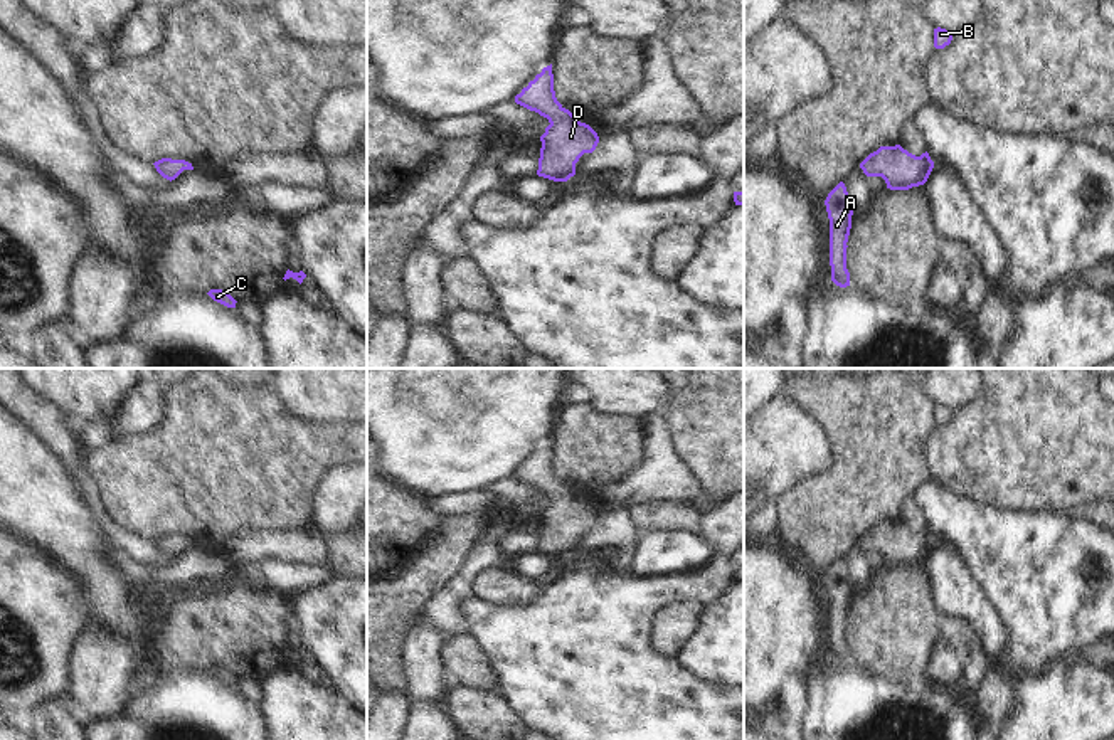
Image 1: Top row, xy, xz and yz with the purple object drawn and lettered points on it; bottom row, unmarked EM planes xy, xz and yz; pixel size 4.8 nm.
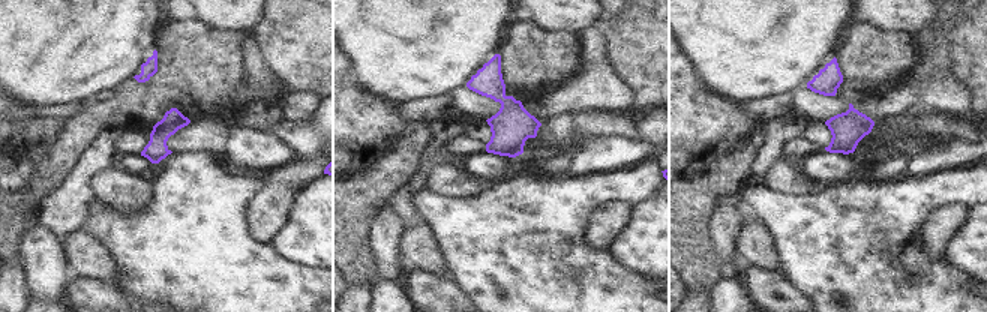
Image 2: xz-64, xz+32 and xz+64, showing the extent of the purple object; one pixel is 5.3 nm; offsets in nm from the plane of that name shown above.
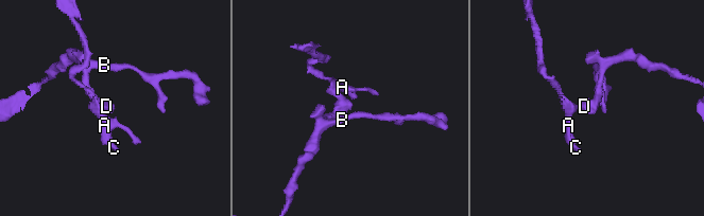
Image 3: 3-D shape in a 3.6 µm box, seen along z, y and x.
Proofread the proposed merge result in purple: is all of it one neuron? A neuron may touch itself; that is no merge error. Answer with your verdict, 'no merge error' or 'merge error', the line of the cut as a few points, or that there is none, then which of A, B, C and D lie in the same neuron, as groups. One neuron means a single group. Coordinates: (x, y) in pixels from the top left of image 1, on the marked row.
no merge error; cut none; groups A B C D

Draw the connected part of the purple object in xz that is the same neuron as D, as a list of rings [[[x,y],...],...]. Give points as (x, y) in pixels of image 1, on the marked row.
[[[552,64],[544,67],[515,96],[515,103],[538,113],[550,123],[540,136],[542,148],[537,175],[554,182],[567,182],[576,175],[579,158],[596,150],[599,136],[557,101]]]

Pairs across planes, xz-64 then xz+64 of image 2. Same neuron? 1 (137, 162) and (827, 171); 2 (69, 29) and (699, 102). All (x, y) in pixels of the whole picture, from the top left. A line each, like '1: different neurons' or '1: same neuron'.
1: same neuron
2: different neurons

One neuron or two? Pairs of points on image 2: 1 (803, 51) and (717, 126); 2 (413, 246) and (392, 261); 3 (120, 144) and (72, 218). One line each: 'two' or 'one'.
1: two
2: two
3: one

